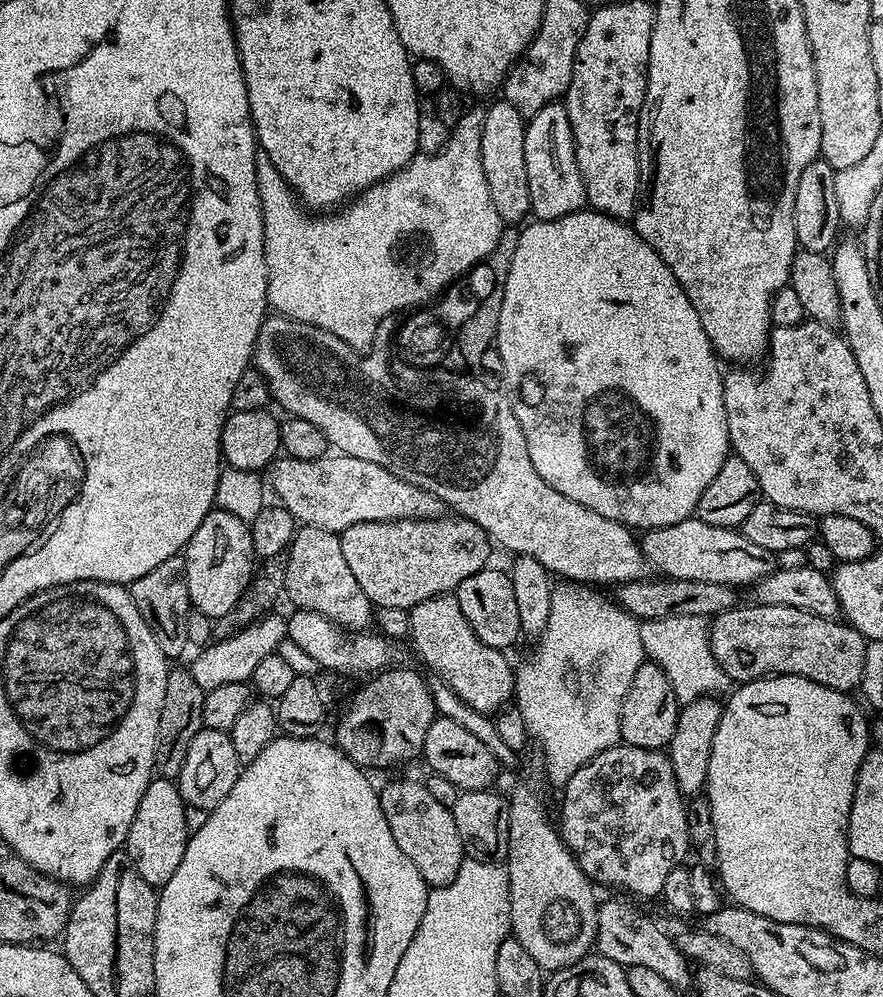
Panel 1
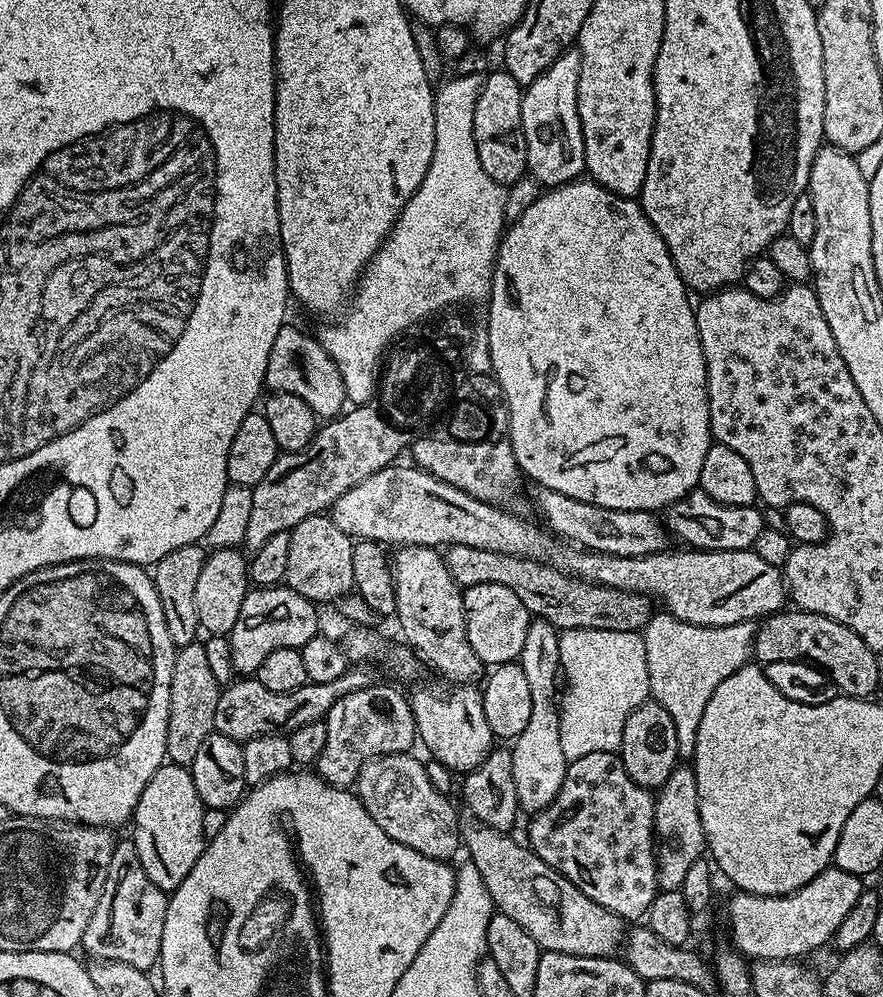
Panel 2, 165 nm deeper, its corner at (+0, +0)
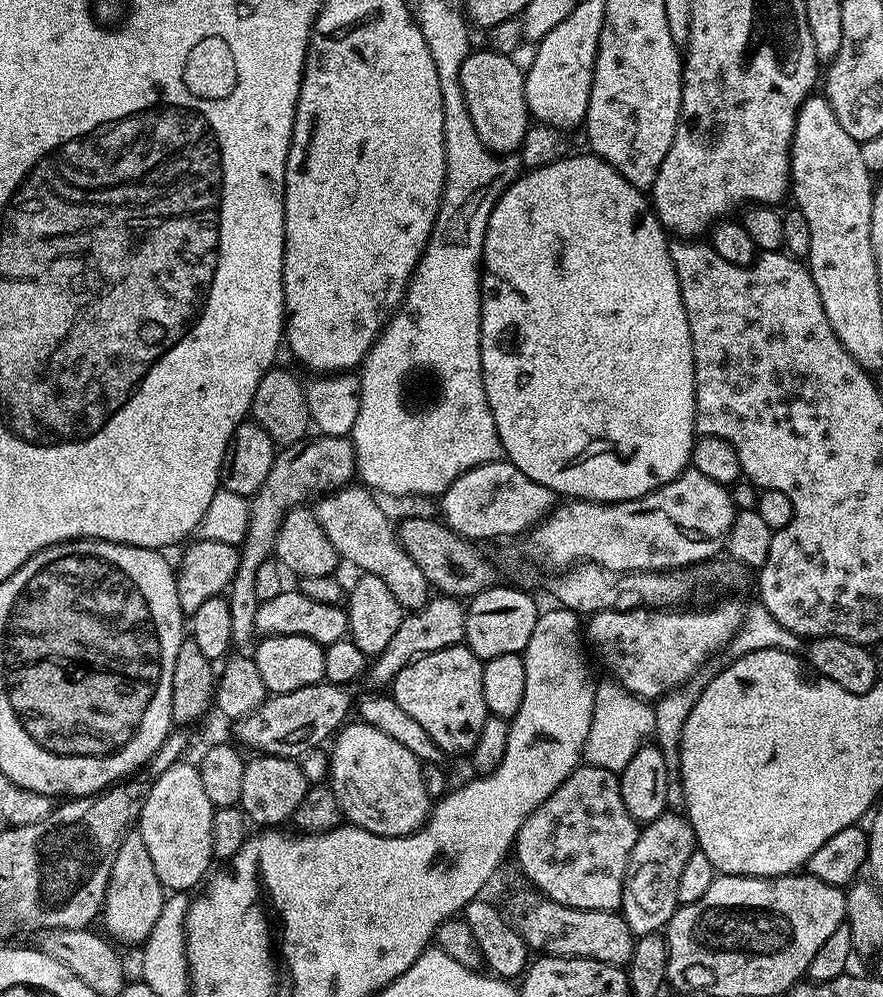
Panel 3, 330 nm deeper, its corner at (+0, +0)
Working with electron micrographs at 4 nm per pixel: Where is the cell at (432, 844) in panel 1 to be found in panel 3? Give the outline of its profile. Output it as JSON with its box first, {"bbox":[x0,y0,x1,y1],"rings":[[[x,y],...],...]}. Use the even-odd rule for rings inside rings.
{"bbox":[327,722,430,836],"rings":[[[363,722],[352,723],[345,723],[335,733],[328,757],[327,779],[343,819],[379,836],[411,836],[428,821],[430,815],[430,797],[426,794],[426,786],[422,786],[422,761],[406,750],[402,742],[394,742],[390,734],[382,734],[382,730],[374,730],[374,726]]]}

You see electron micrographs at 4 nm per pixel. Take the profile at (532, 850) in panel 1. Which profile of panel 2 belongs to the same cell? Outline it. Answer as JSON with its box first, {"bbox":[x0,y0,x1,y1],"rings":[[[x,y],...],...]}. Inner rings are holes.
{"bbox":[511,618,569,814],"rings":[[[533,618],[526,630],[526,642],[518,661],[522,674],[530,686],[530,722],[511,745],[514,766],[514,790],[518,790],[520,812],[535,814],[554,802],[566,778],[569,761],[562,754],[560,737],[560,710],[558,707],[558,681],[560,670],[560,632],[550,622]]]}

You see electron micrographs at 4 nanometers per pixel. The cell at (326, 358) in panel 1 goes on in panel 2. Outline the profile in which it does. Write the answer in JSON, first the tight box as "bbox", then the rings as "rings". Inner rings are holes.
{"bbox":[415,433,518,504],"rings":[[[508,433],[485,435],[463,444],[460,438],[441,438],[439,436],[422,435],[415,441],[415,467],[424,469],[434,478],[442,482],[450,482],[458,490],[483,500],[485,504],[504,502],[516,484],[518,469],[512,444],[508,441]]]}

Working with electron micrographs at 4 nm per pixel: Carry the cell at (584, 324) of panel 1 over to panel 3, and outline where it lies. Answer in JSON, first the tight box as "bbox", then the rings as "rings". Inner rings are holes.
{"bbox":[480,154,698,504],"rings":[[[569,154],[563,156],[558,162],[550,162],[550,166],[542,166],[541,168],[533,168],[525,171],[523,174],[517,176],[516,181],[514,181],[505,192],[500,193],[498,202],[490,214],[490,222],[486,226],[484,258],[480,274],[480,349],[482,350],[482,378],[484,379],[484,399],[494,414],[496,436],[500,439],[500,447],[503,455],[511,464],[518,466],[518,470],[522,470],[522,474],[526,474],[526,478],[534,478],[534,482],[542,482],[542,486],[546,486],[551,492],[557,493],[561,497],[575,498],[578,500],[594,500],[598,504],[617,504],[623,500],[642,498],[646,494],[650,494],[654,490],[666,486],[666,482],[678,478],[678,474],[682,474],[684,469],[689,467],[692,459],[692,446],[698,436],[696,431],[694,346],[690,338],[690,322],[686,318],[686,306],[682,306],[682,294],[678,286],[678,274],[674,270],[674,262],[670,258],[670,250],[668,249],[670,236],[664,225],[661,224],[660,219],[656,217],[649,197],[645,195],[641,189],[630,186],[630,182],[626,182],[626,178],[622,178],[622,174],[618,174],[618,170],[614,170],[614,166],[610,166],[595,154],[587,155],[588,156],[575,156],[575,154]]]}

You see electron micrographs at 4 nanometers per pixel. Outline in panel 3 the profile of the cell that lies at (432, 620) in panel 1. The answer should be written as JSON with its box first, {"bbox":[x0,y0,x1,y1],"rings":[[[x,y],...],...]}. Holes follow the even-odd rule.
{"bbox":[314,487,430,610],"rings":[[[340,487],[316,500],[318,502],[314,504],[314,511],[322,530],[326,530],[326,538],[330,538],[341,561],[349,560],[354,567],[360,568],[356,570],[361,573],[382,578],[382,582],[386,582],[389,597],[408,608],[404,610],[423,608],[430,599],[426,574],[422,574],[422,570],[418,570],[418,565],[414,563],[414,558],[402,550],[394,524],[388,521],[387,514],[380,509],[381,501],[369,489],[354,487]]]}

